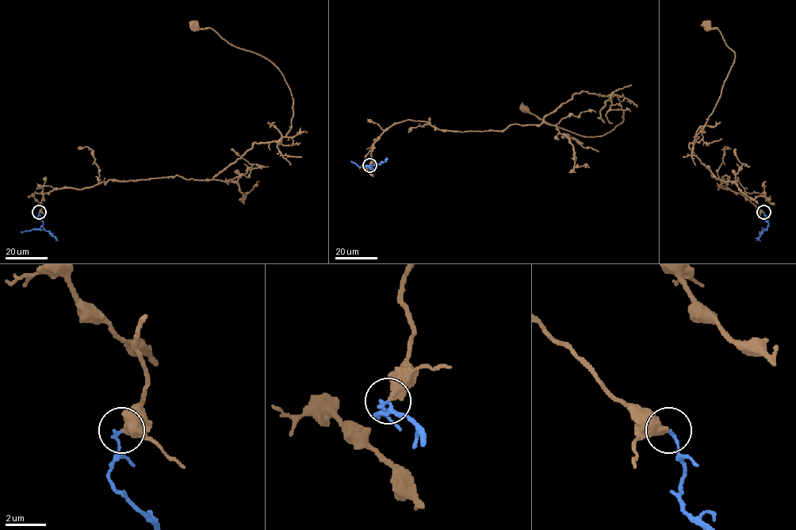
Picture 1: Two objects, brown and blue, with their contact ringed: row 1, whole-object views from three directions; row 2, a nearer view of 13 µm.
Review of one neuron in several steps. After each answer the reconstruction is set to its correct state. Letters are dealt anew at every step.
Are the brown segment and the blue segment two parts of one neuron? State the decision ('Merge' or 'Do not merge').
Do not merge

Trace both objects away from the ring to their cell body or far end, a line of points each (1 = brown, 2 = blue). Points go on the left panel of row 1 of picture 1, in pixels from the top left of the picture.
1: (39, 212), (54, 189), (209, 180), (254, 143), (281, 142), (293, 113), (281, 73), (193, 24)
2: (39, 212), (38, 217), (43, 223), (39, 229), (49, 232), (57, 240)

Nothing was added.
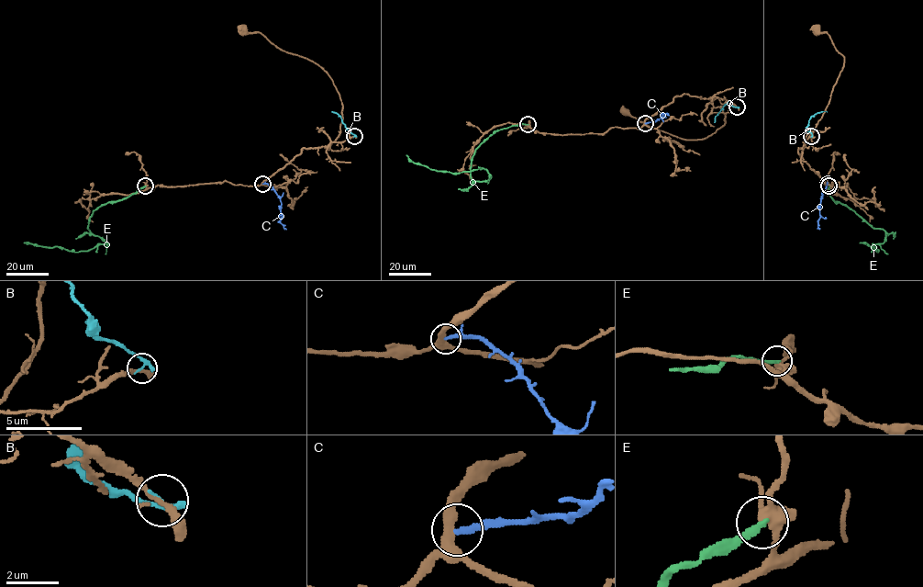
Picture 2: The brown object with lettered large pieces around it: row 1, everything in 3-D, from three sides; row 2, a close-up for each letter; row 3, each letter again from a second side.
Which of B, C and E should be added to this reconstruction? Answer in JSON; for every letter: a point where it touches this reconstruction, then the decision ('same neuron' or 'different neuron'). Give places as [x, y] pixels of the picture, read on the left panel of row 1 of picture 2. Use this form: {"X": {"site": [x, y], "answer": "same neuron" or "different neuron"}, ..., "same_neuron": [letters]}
{"B": {"site": [354, 136], "answer": "different neuron"}, "C": {"site": [262, 184], "answer": "different neuron"}, "E": {"site": [145, 186], "answer": "different neuron"}, "same_neuron": []}

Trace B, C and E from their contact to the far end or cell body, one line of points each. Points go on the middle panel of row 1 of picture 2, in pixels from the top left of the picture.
B: (737, 107), (729, 102), (724, 105), (714, 122)
C: (645, 123), (664, 116), (661, 114), (668, 115)
E: (528, 124), (496, 130), (475, 150), (471, 178), (486, 181), (483, 168), (454, 174), (406, 155)

